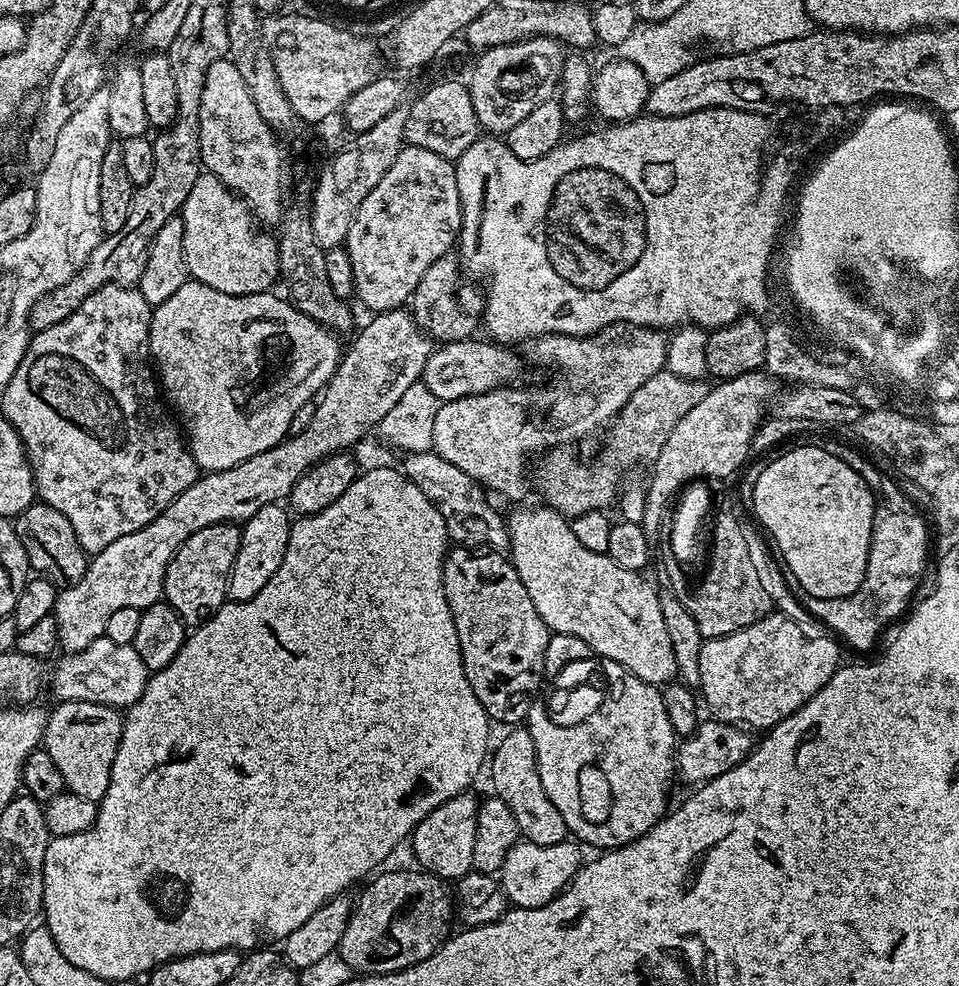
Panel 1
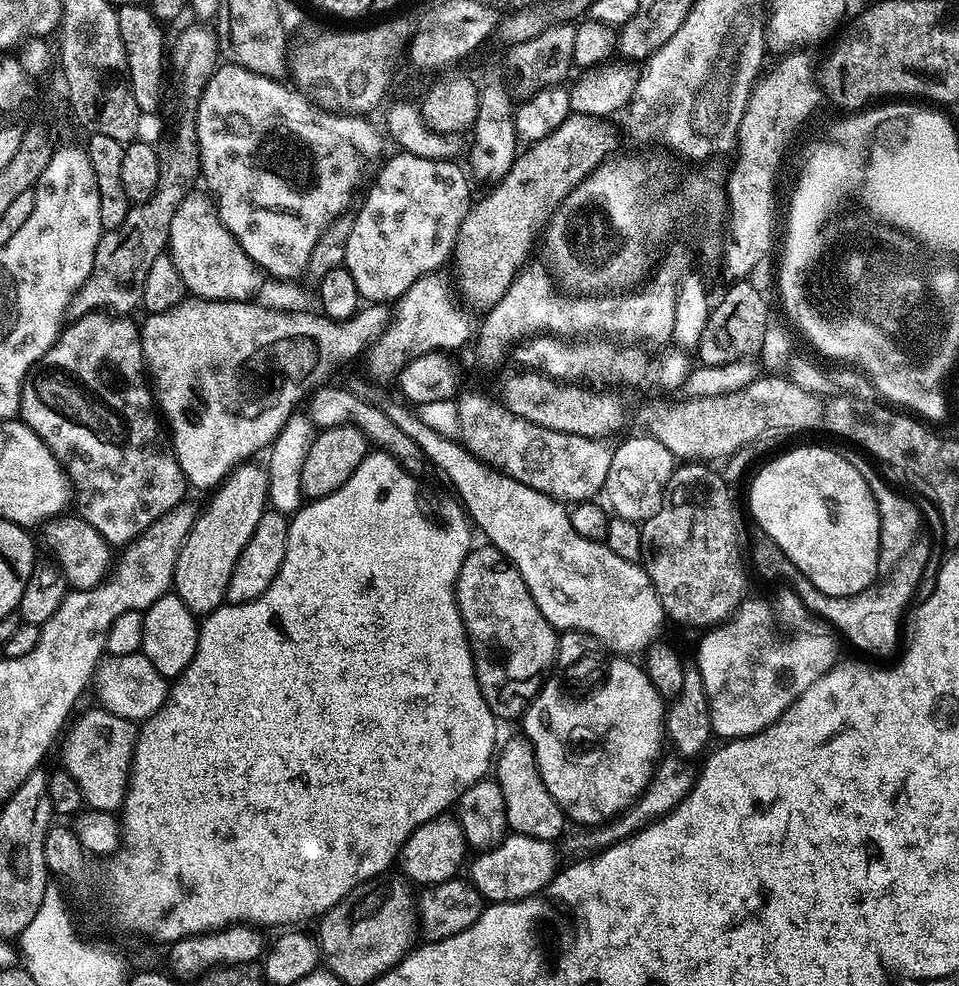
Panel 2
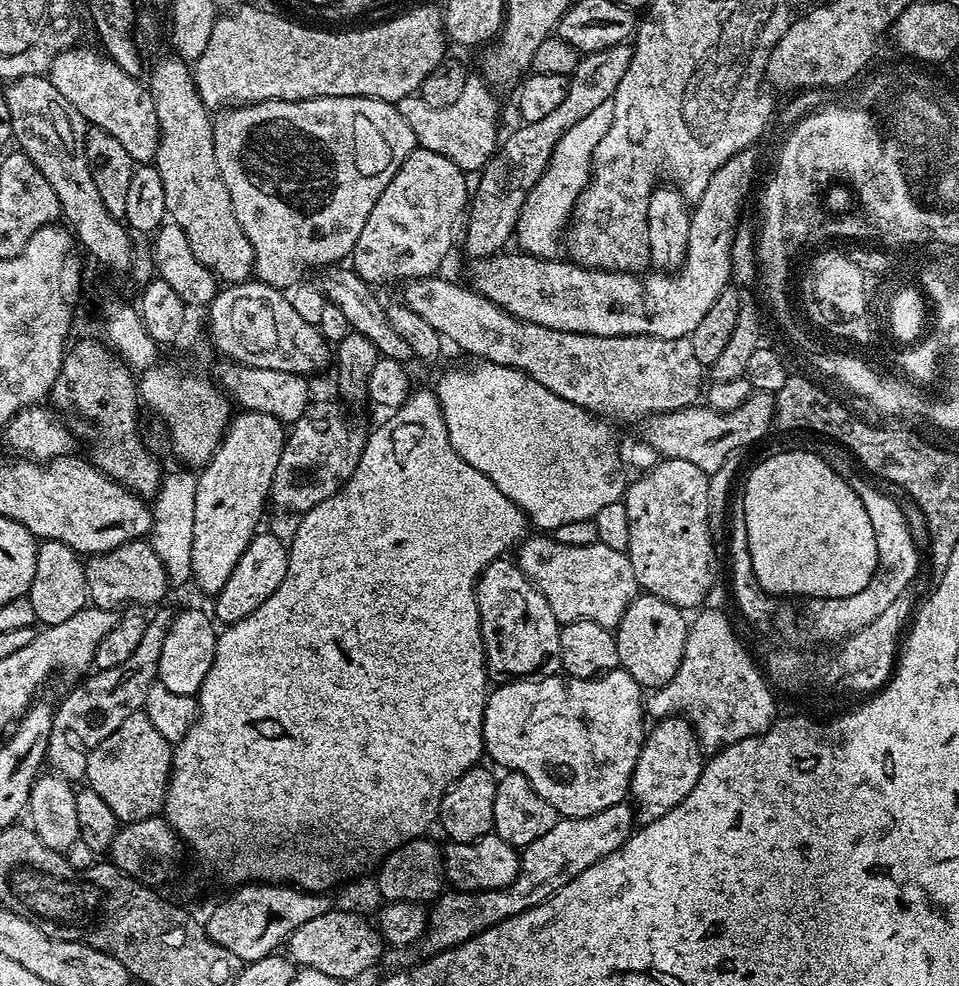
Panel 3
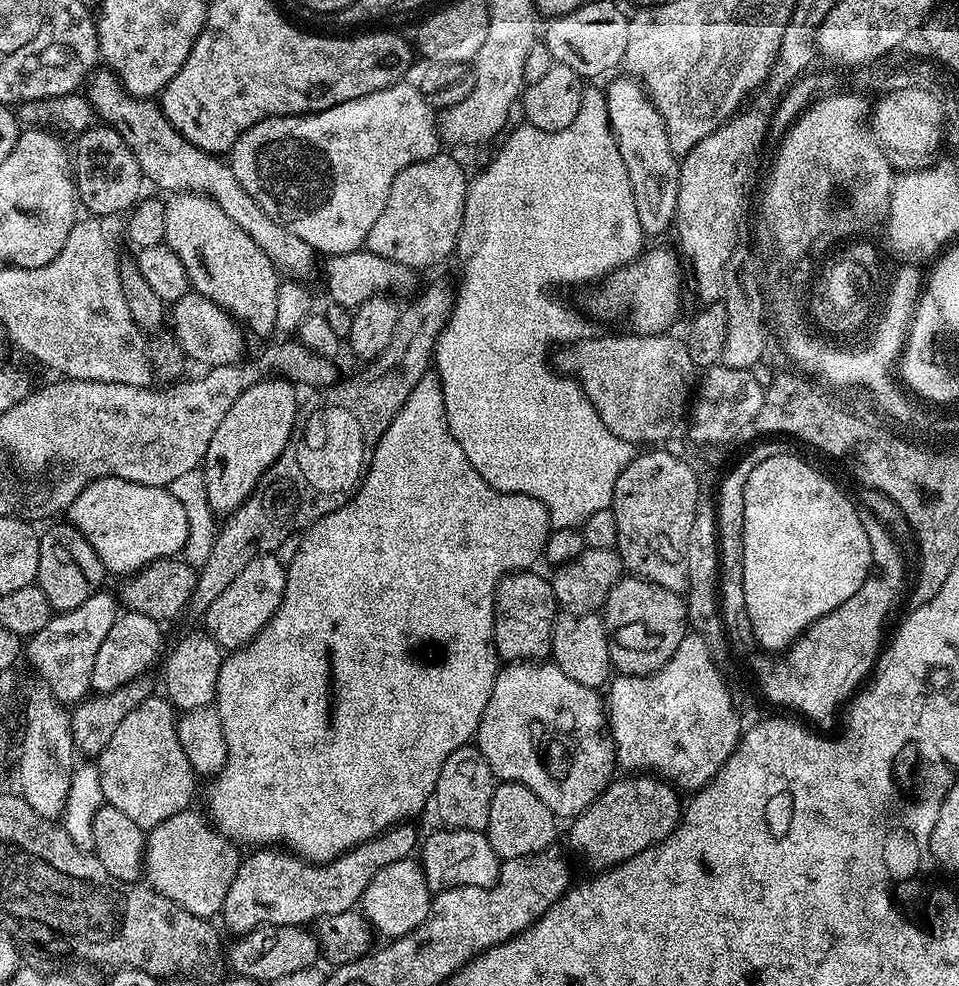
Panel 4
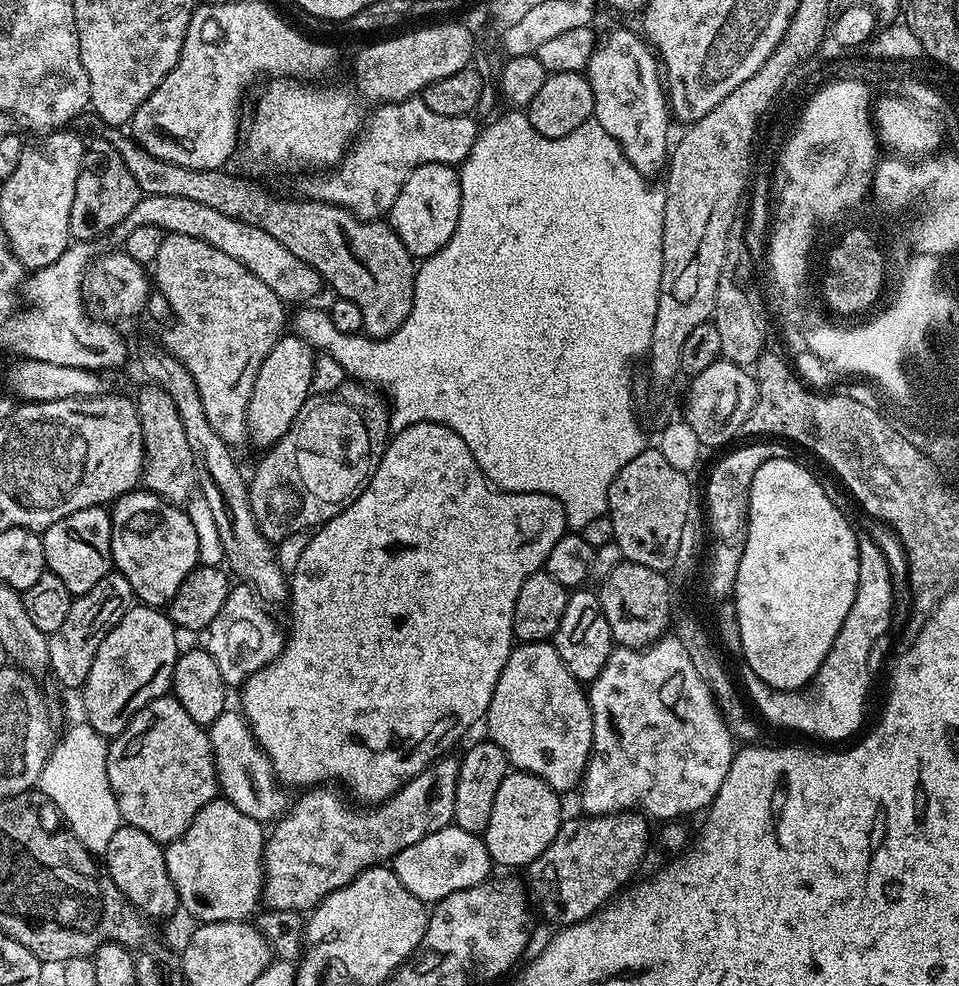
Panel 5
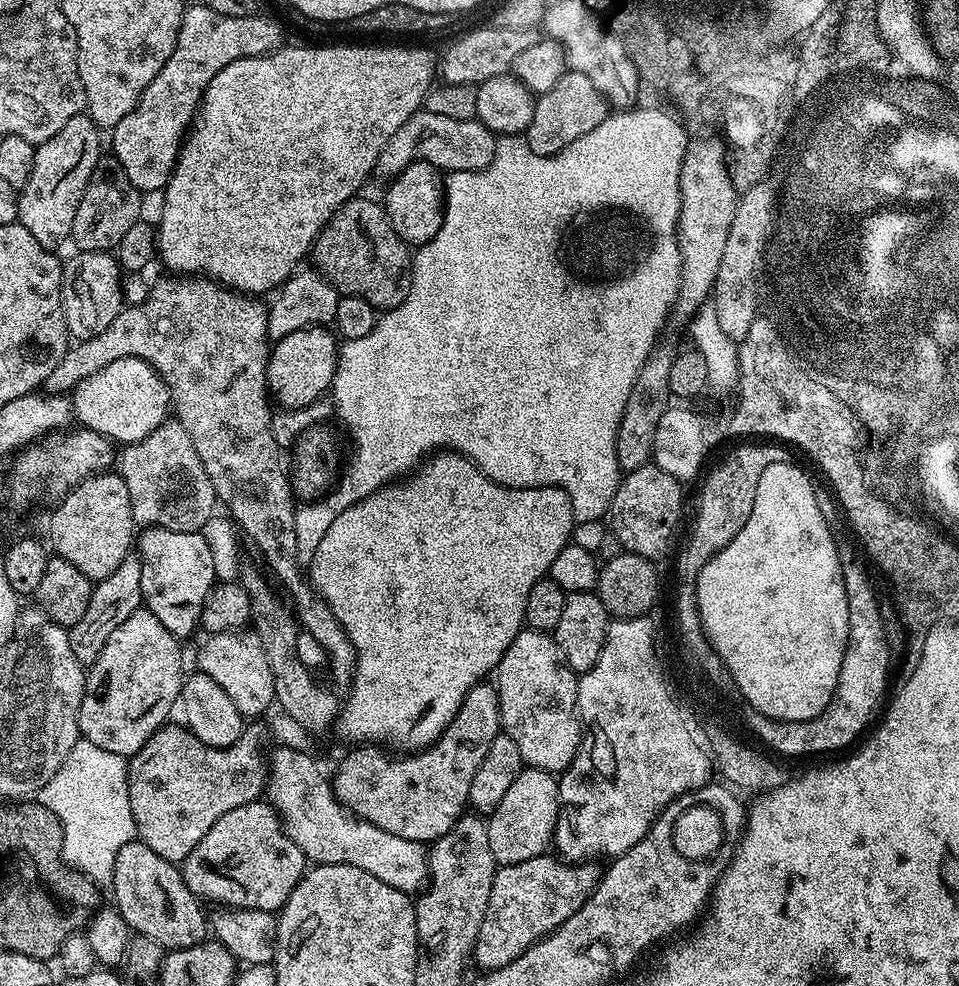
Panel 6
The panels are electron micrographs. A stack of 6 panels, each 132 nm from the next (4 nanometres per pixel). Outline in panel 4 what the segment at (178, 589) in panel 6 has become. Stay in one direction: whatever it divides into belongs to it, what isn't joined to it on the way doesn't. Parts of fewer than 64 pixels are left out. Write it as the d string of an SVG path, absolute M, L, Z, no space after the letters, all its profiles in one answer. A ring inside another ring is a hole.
M107 476L86 486L78 498L69 506L67 519L94 546L100 561L104 563L109 573L117 572L120 578L135 574L148 567L156 560L176 558L181 555L186 546L186 510L182 510L182 502L168 492L167 487L142 486L134 482L126 482L122 478Z

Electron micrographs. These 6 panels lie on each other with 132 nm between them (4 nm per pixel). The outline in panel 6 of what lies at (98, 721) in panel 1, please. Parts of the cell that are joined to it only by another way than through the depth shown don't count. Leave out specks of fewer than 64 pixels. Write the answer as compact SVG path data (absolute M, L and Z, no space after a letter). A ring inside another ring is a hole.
M169 722L130 757L130 814L134 814L138 839L154 854L162 854L162 858L179 865L222 814L230 814L230 810L238 810L238 806L265 795L268 764L264 739L268 728L260 723L264 722L249 723L237 744L215 748L206 746L187 727Z

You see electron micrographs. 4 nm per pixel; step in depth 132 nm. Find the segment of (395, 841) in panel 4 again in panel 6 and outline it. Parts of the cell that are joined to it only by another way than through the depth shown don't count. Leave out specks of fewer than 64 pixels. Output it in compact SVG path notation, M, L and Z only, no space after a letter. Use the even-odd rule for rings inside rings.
M481 682L466 694L448 729L427 748L411 754L393 754L371 742L345 754L330 783L334 794L360 819L422 845L446 834L465 815L474 773L482 766L490 742L501 735L500 703L495 683Z

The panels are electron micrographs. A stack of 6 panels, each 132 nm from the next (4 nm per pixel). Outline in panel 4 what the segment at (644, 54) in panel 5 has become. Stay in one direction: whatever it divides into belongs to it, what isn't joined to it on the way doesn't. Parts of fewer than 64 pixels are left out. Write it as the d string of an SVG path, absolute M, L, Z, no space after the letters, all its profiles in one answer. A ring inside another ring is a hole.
M628 74L623 75L612 78L617 80L607 81L609 84L604 97L608 124L616 136L619 154L622 155L623 165L627 168L639 225L642 226L645 235L662 234L673 227L676 219L679 159L673 154L673 148L670 146L666 122L662 114L658 114L654 102L648 96L648 91L639 80Z

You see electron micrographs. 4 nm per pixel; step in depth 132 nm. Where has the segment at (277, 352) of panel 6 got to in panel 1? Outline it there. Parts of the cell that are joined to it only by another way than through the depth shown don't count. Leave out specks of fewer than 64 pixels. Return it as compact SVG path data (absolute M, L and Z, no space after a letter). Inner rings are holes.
M235 523L206 526L206 530L190 534L168 563L163 599L189 629L205 624L228 600L228 579L232 576L234 558L238 558L239 545L240 528Z

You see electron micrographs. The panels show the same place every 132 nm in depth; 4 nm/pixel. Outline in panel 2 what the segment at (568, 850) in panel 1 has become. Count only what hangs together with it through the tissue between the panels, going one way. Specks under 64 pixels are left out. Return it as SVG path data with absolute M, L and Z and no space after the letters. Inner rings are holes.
M515 834L505 835L495 848L481 851L477 855L480 857L472 864L470 883L488 902L521 900L533 896L535 892L541 892L558 871L556 852L552 848L555 847L550 840Z

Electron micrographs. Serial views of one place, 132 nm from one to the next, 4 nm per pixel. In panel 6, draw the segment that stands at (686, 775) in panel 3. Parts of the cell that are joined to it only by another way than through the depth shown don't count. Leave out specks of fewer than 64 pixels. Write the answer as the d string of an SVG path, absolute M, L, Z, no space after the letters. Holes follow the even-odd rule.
M551 855L497 867L494 886L490 886L490 902L474 949L474 964L476 960L480 970L501 968L514 962L514 958L518 958L518 954L522 954L535 940L548 936L566 922L570 914L577 912L600 883L602 868L599 863L569 862Z

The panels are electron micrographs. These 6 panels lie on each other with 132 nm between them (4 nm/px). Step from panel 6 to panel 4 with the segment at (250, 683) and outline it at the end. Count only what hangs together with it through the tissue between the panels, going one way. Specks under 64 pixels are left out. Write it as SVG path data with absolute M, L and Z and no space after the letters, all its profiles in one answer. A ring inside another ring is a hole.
M279 555L254 558L254 562L246 565L242 574L238 574L238 578L234 578L234 582L230 582L230 586L226 586L226 590L222 590L222 594L218 594L214 602L210 602L202 617L203 631L213 636L221 649L244 648L266 627L270 618L274 618L284 597L287 577L287 567L281 562Z

